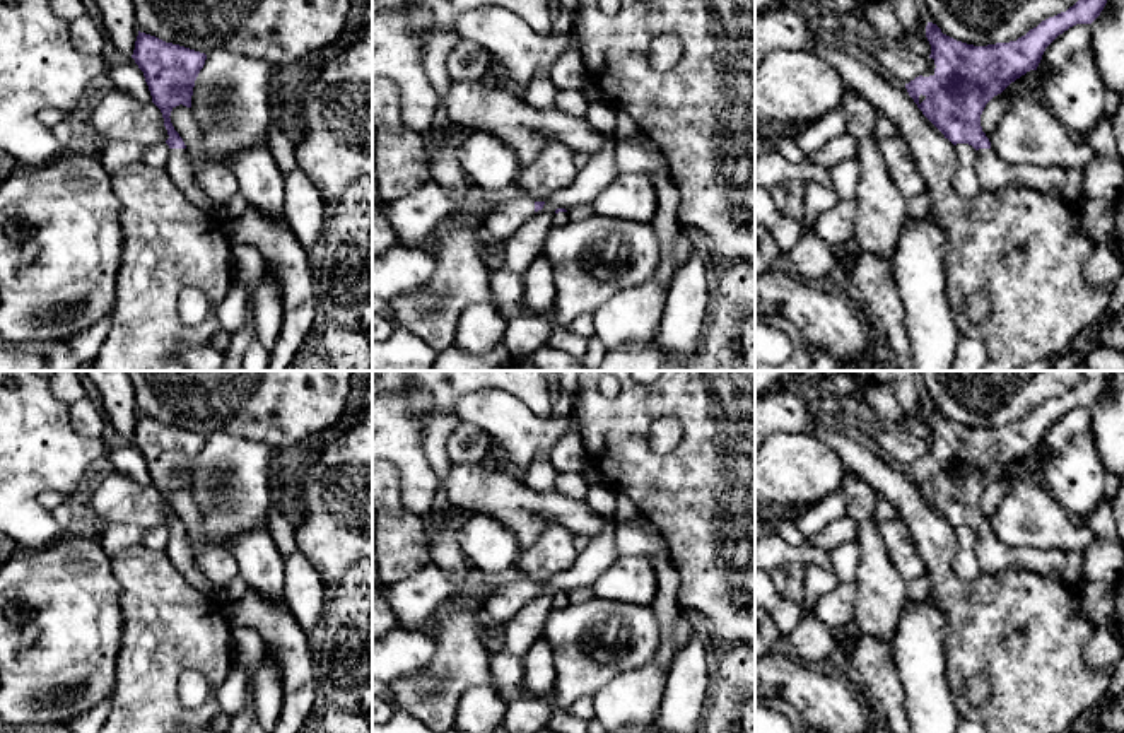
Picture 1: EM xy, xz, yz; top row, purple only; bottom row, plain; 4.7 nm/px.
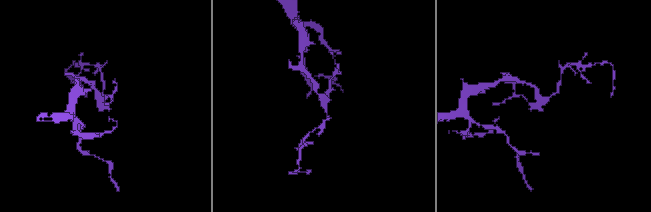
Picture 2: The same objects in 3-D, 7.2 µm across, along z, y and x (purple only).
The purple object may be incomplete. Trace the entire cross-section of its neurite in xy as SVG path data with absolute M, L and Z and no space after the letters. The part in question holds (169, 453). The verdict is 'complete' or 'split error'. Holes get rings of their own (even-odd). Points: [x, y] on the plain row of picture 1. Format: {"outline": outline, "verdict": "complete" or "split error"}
{"outline": "M138 413L132 441L143 454L152 485L164 501L171 531L166 552L173 566L195 589L224 601L222 591L196 567L186 528L169 501L179 487L191 490L195 463L207 437Z", "verdict": "split error"}

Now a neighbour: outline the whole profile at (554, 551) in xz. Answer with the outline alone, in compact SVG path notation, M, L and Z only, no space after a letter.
M550 525L519 554L516 566L533 584L547 584L557 572L571 569L577 555L574 533L565 526Z

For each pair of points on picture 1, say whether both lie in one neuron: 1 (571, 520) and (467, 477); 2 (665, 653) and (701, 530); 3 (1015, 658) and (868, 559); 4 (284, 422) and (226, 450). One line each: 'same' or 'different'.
1: same
2: different
3: different
4: different

